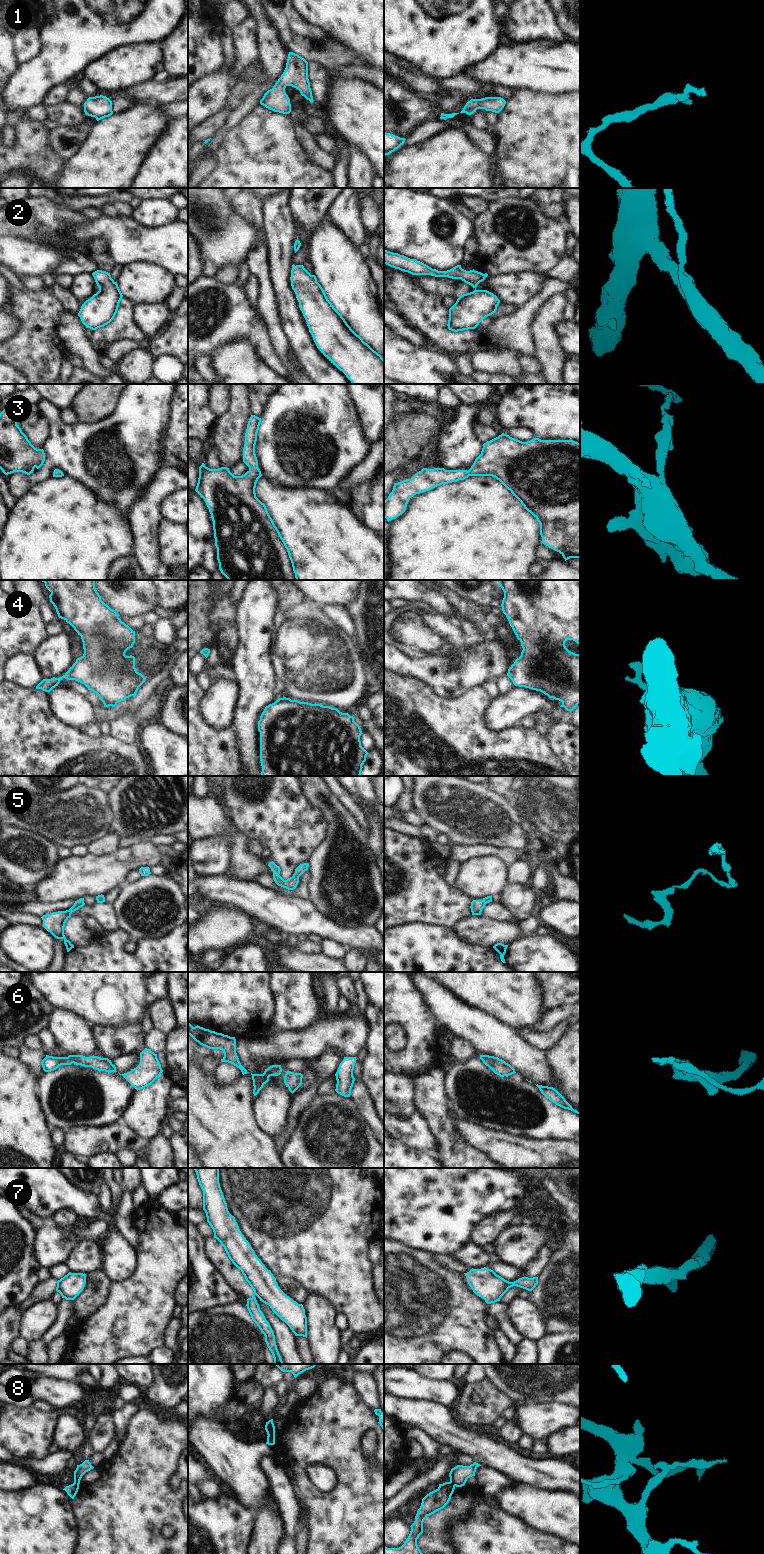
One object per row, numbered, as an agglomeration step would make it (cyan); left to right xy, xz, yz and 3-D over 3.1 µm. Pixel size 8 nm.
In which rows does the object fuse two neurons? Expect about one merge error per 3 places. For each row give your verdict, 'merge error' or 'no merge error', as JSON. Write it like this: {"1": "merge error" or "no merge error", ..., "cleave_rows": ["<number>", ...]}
{"1": "no merge error", "2": "no merge error", "3": "no merge error", "4": "no merge error", "5": "no merge error", "6": "no merge error", "7": "merge error", "8": "merge error", "cleave_rows": ["7", "8"]}

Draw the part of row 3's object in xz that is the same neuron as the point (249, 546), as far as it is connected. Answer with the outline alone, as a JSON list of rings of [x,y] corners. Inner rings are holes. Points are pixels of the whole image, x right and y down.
[[[251,415],[247,424],[243,462],[249,470],[242,476],[234,476],[227,467],[210,469],[202,463],[199,467],[195,491],[204,499],[211,514],[219,569],[228,580],[298,580],[289,548],[270,517],[265,504],[256,497],[255,493],[256,483],[262,476],[255,454],[260,423],[261,418]]]

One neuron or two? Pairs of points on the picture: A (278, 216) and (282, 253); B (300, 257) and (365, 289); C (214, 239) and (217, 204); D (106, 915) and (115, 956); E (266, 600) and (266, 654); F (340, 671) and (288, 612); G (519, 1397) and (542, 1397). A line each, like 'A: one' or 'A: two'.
A: one
B: two
C: one
D: two
E: one
F: one
G: one

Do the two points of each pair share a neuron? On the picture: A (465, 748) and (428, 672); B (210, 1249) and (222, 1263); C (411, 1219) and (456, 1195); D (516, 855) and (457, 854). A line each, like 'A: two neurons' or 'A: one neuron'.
A: two neurons
B: one neuron
C: one neuron
D: one neuron

